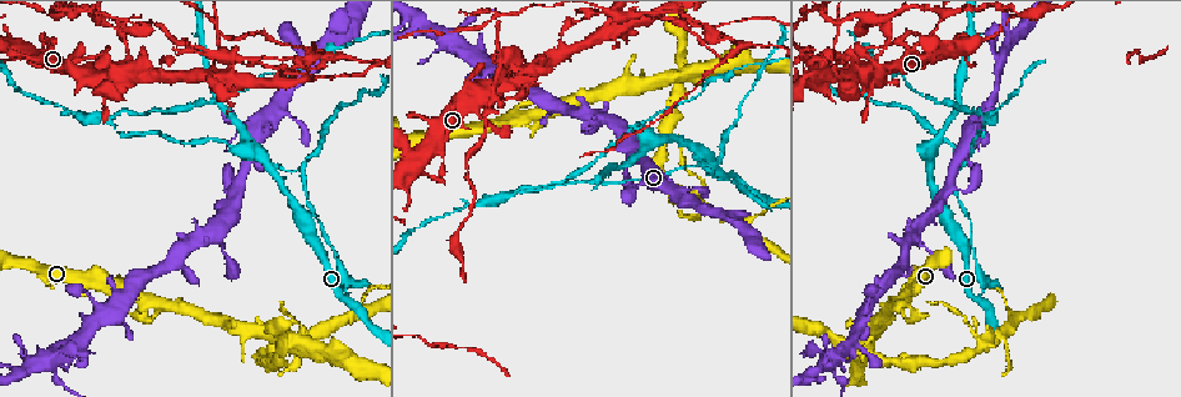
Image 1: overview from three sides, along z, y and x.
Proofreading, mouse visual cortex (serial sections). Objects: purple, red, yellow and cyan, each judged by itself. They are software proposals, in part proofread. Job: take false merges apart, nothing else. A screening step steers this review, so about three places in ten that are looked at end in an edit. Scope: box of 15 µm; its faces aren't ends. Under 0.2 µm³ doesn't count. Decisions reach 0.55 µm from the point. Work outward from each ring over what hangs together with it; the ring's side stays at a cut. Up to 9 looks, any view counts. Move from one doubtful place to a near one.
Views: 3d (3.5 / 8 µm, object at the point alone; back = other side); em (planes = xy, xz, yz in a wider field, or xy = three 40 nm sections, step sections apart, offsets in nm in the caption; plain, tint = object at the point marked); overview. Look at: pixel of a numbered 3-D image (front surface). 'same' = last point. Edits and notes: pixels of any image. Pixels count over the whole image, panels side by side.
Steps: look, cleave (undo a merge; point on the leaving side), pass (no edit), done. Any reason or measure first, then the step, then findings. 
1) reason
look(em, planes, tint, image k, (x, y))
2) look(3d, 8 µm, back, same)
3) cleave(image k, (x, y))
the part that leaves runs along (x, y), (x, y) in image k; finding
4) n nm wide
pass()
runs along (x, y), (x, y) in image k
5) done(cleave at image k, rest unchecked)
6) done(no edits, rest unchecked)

arms part here
look(3d, 8 µm, back, image 1, (609, 36))

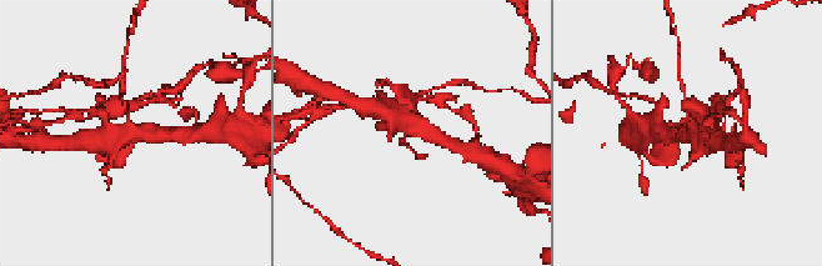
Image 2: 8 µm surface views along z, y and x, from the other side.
zoom in
look(3d, 3.5 µm, image 2, (132, 132))

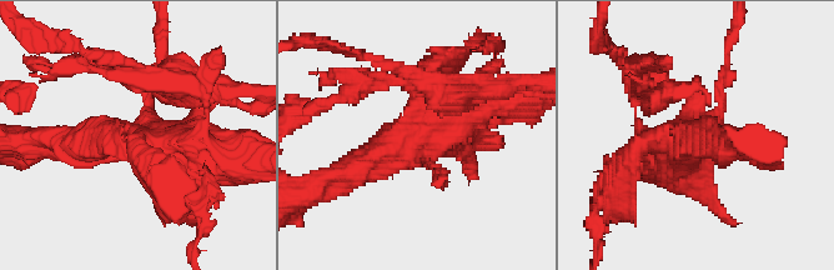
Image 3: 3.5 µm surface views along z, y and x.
3 arms; arms of 100, 400, 600 nm; need the tissue
look(em, xy, step 1, tint, image 3, (417, 147))

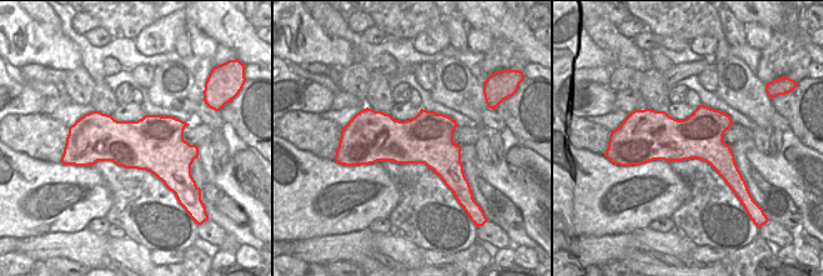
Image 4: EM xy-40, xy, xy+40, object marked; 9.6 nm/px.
pass()
runs along (341, 181), (476, 98) in image 3; all the same cell

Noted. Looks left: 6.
narrows sharply
look(3d, 3.5 µm, image 1, (882, 50))

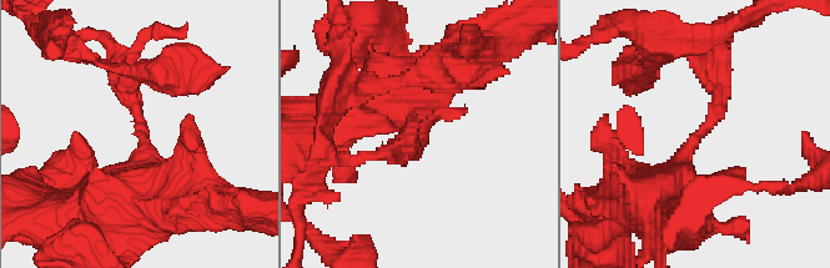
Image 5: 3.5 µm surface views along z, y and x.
arms of 250, 400 nm
look(em, xy, step 2, tint, image 5, (701, 131))

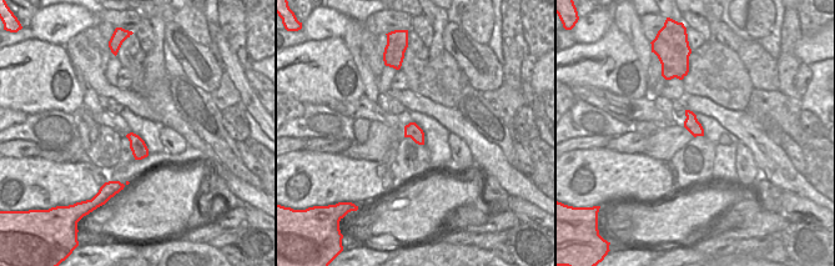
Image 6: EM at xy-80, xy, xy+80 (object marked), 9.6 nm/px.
cleave(image 5, (107, 39))
a second cell is stuck on

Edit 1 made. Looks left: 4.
three arms meet
look(3d, 3.5 µm, image 1, (748, 187))

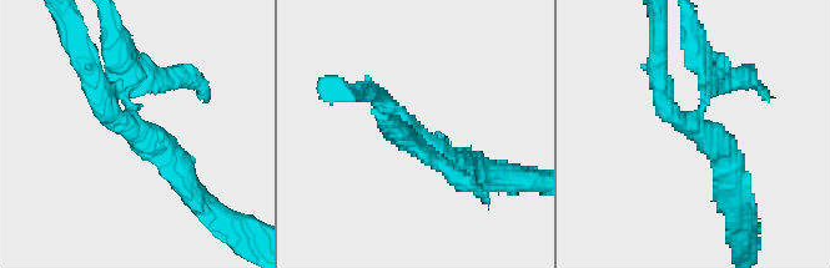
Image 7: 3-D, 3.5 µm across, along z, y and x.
shape alone is not enough
look(em, planes, plain, image 7, (693, 117))

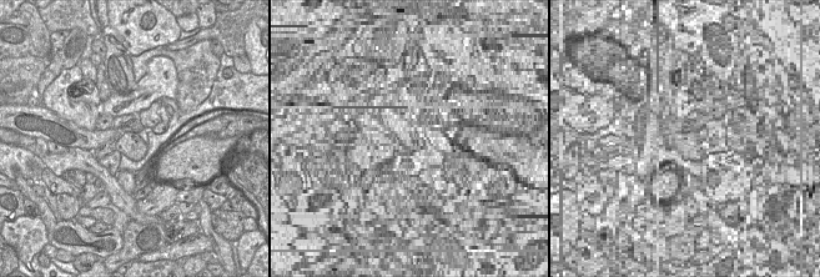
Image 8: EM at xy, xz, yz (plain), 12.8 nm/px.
look(em, planes, tint, same)

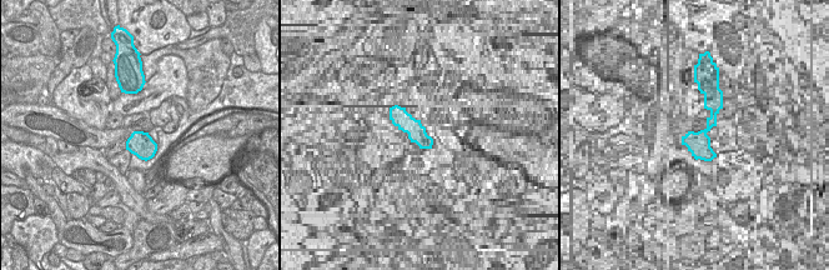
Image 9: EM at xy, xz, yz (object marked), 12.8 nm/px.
cleave(image 7, (717, 64))
the part that leaves runs along (702, 106), (705, 71), (689, 25) in image 7; two cells meet here

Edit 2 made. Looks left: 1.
done(cleave at image 5, cleave at image 7, rest unchecked)

